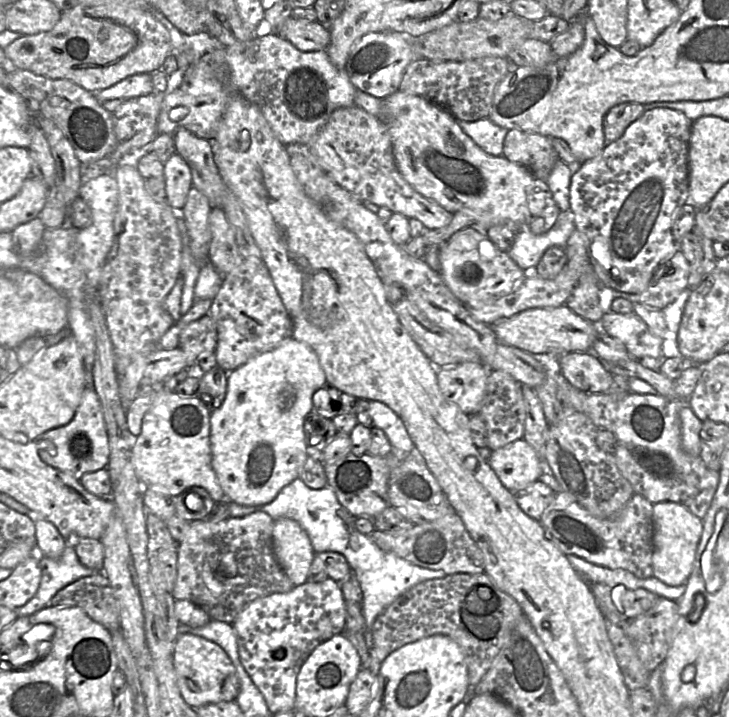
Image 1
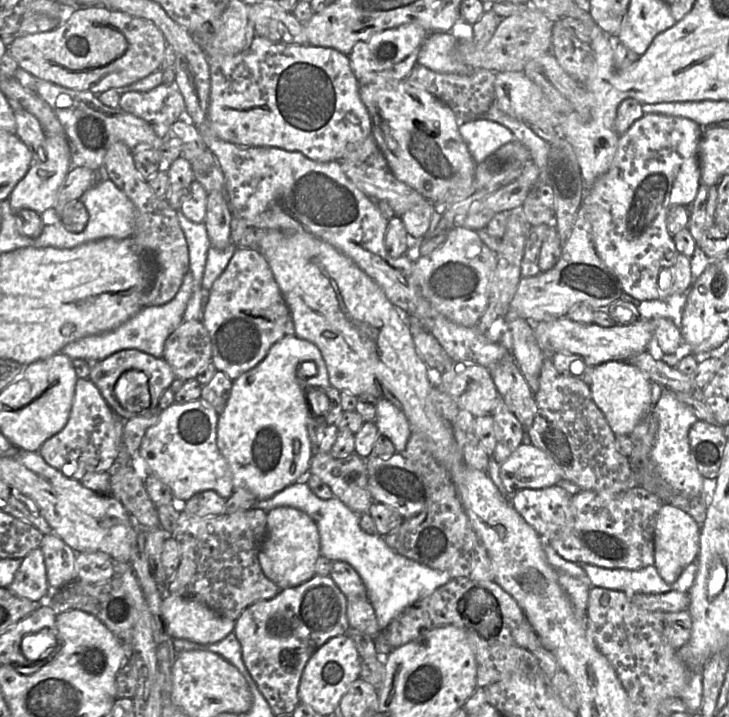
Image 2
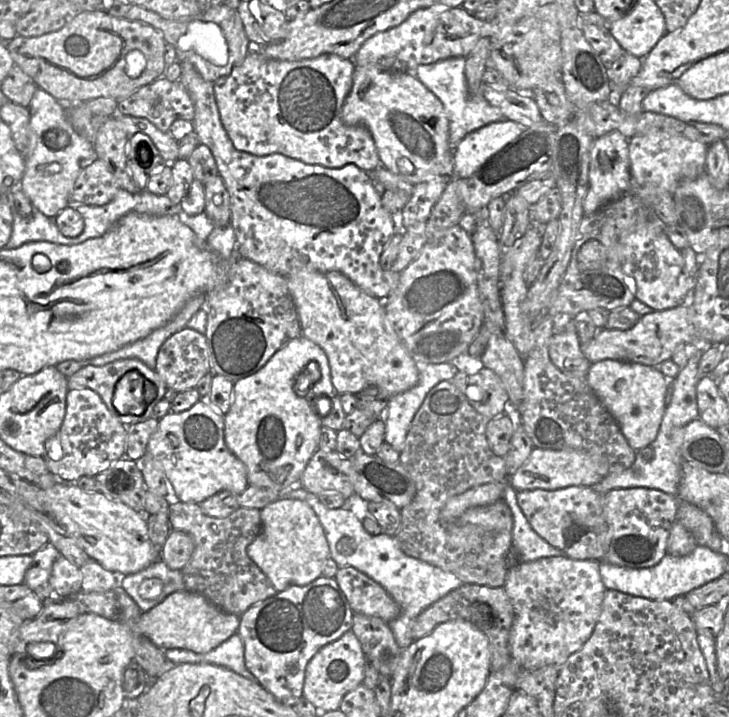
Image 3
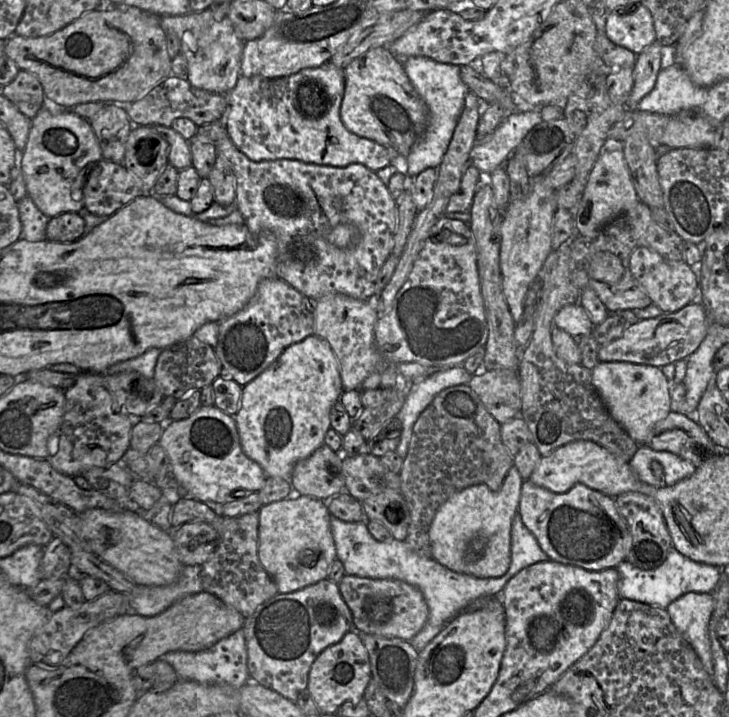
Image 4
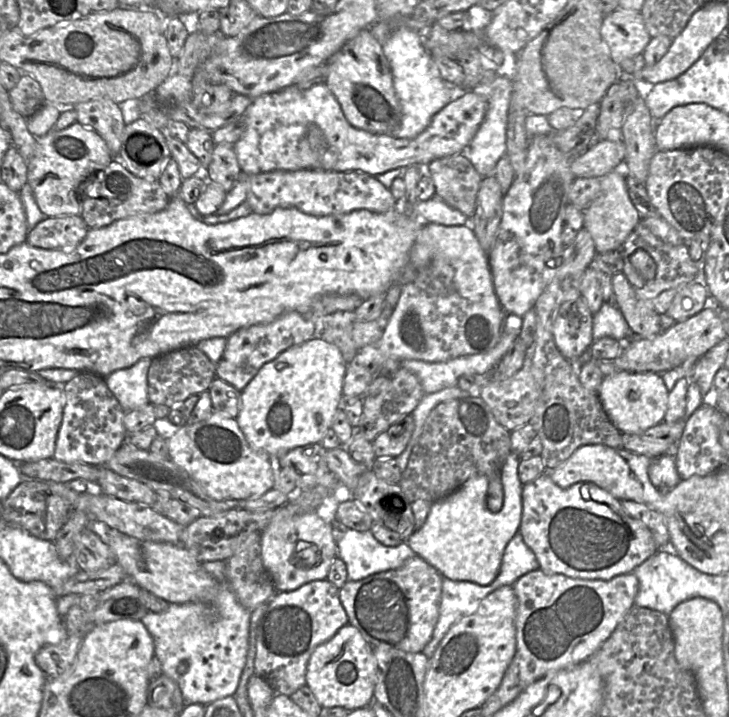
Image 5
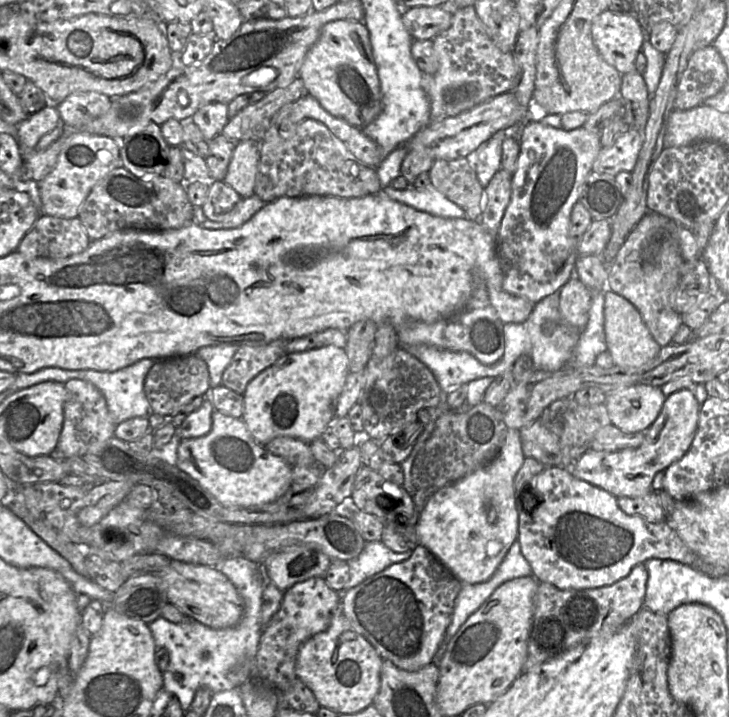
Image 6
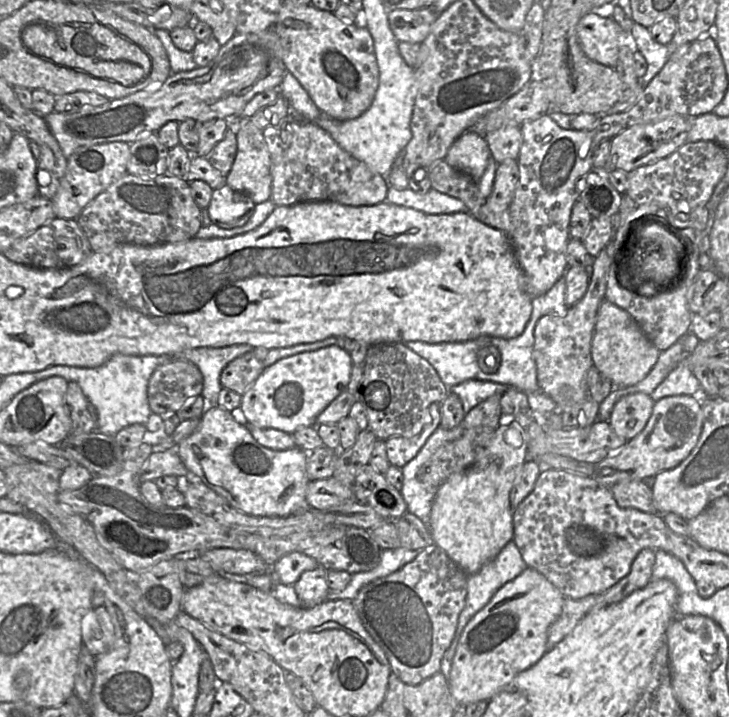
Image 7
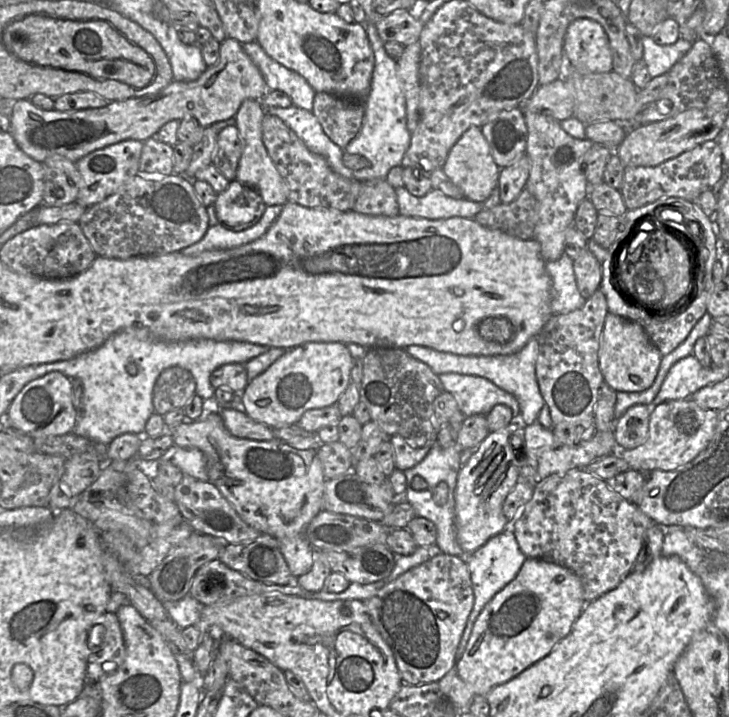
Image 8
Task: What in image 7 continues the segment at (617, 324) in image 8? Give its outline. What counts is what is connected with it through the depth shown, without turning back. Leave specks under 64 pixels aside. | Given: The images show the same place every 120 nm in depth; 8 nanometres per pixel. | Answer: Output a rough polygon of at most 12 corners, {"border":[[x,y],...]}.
{"border":[[602,301],[592,361],[614,387],[642,381],[660,352],[627,311]]}

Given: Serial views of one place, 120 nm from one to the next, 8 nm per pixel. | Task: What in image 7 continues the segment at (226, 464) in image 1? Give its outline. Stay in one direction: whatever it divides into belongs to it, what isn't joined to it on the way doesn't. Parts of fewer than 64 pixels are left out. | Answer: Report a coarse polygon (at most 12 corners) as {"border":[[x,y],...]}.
{"border":[[335,345],[277,361],[241,396],[245,423],[291,435],[346,390]]}

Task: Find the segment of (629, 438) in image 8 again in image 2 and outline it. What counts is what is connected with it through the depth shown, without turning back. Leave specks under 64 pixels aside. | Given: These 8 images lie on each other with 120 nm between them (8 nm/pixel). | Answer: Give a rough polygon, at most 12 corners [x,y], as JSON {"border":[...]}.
{"border":[[629,361],[594,367],[592,397],[616,436],[652,411],[651,383]]}

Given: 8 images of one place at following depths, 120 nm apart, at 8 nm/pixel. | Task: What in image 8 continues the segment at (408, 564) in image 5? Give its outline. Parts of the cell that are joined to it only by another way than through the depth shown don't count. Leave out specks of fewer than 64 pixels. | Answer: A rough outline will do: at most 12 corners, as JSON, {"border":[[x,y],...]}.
{"border":[[440,553],[363,602],[403,684],[454,669],[474,604]]}

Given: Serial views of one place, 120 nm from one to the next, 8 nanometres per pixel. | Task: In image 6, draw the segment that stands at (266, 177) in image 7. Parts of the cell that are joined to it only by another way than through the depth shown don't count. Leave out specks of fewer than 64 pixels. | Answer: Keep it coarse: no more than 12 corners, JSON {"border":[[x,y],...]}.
{"border":[[257,139],[236,142],[224,182],[255,195]]}

